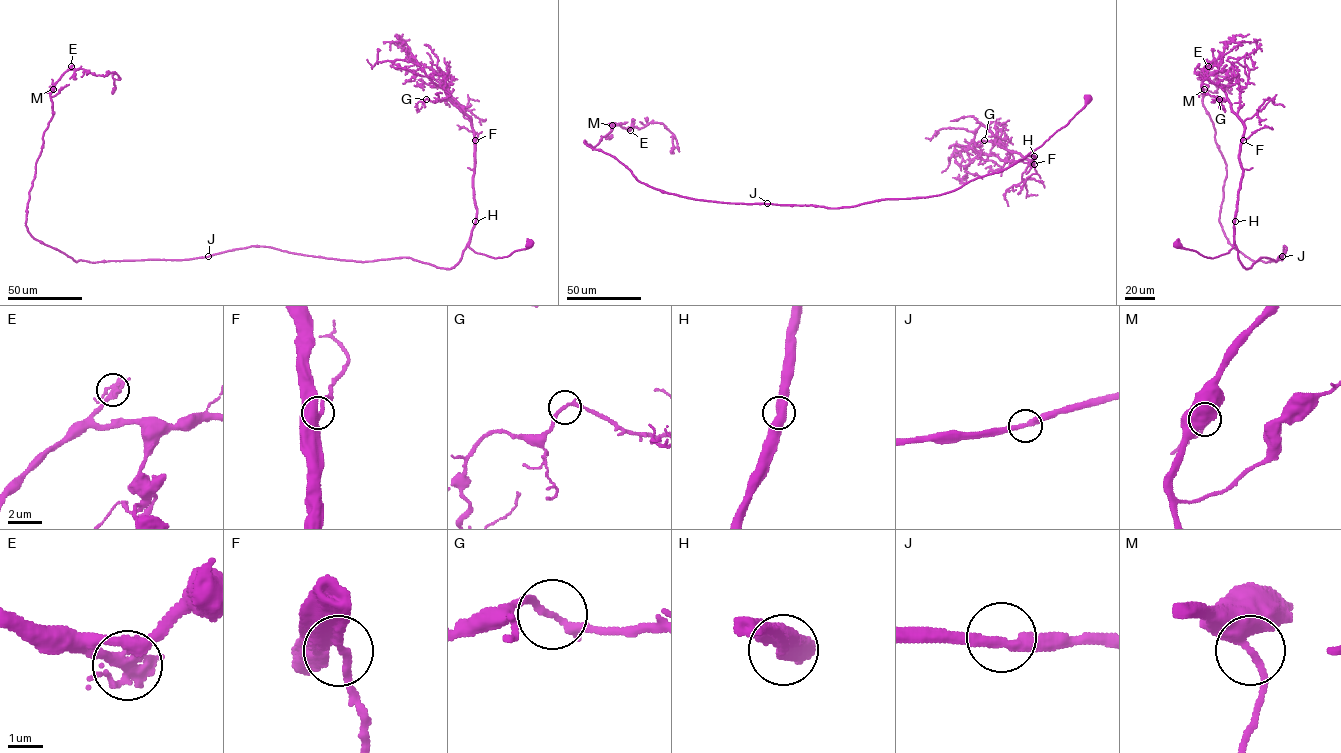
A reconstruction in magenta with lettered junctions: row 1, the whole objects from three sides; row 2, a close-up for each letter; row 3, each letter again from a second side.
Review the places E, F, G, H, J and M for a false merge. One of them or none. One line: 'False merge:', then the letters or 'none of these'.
False merge: none of these

